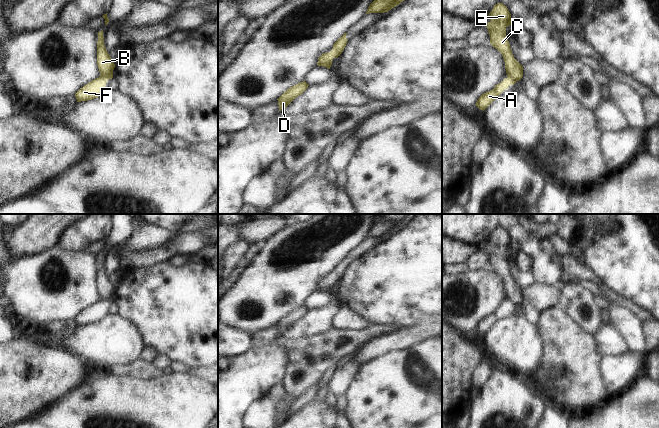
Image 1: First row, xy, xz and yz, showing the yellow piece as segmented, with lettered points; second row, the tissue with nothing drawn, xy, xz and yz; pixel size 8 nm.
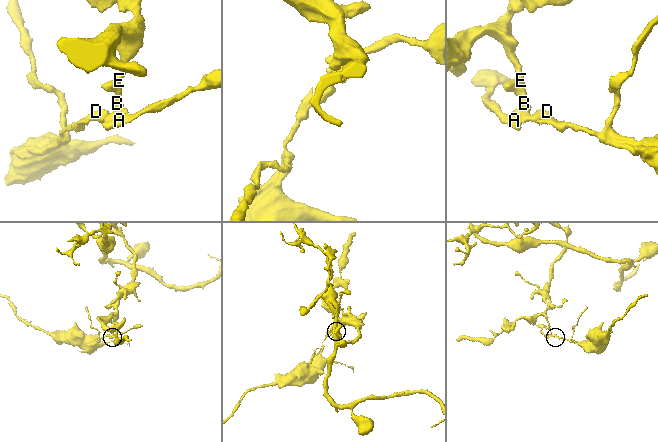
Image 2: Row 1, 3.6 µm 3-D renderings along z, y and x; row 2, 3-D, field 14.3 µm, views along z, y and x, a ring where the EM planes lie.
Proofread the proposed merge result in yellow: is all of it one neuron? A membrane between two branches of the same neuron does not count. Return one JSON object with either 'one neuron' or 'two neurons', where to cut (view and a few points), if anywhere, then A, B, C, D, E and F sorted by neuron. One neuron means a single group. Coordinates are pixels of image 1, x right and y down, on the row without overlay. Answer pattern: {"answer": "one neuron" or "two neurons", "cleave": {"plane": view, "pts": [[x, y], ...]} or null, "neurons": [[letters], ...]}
{"answer": "two neurons", "cleave": {"plane": "xz", "pts": [[332, 281], [321, 289]]}, "neurons": [["A", "D", "F"], ["B", "C", "E"]]}

